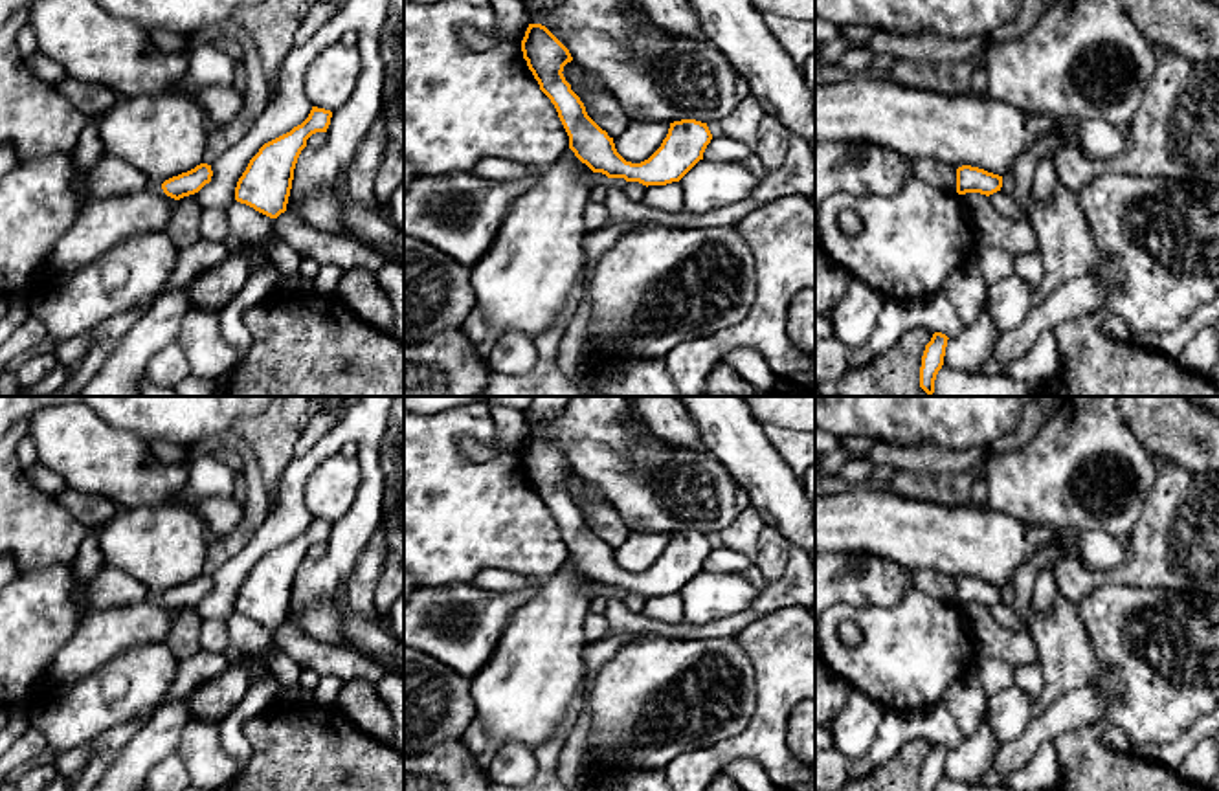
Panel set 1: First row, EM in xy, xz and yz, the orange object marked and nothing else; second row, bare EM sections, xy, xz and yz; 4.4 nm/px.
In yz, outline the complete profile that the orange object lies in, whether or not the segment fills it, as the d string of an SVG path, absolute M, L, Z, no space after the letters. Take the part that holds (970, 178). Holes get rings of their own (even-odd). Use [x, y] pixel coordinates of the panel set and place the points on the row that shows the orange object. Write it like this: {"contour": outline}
{"contour": "M962 165L956 169L956 193L980 193L980 195L993 195L1001 191L1002 176L988 173L979 167Z"}

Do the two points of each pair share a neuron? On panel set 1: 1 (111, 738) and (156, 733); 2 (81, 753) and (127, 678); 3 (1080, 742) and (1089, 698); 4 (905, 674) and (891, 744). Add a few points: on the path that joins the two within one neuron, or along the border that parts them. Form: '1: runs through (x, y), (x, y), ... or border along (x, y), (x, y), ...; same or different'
1: border along (153, 714), (120, 751); different
2: border along (127, 722), (109, 727), (59, 755); different
3: border along (1100, 718), (1063, 733), (1052, 742); different
4: border along (939, 703), (928, 709), (885, 711); different

